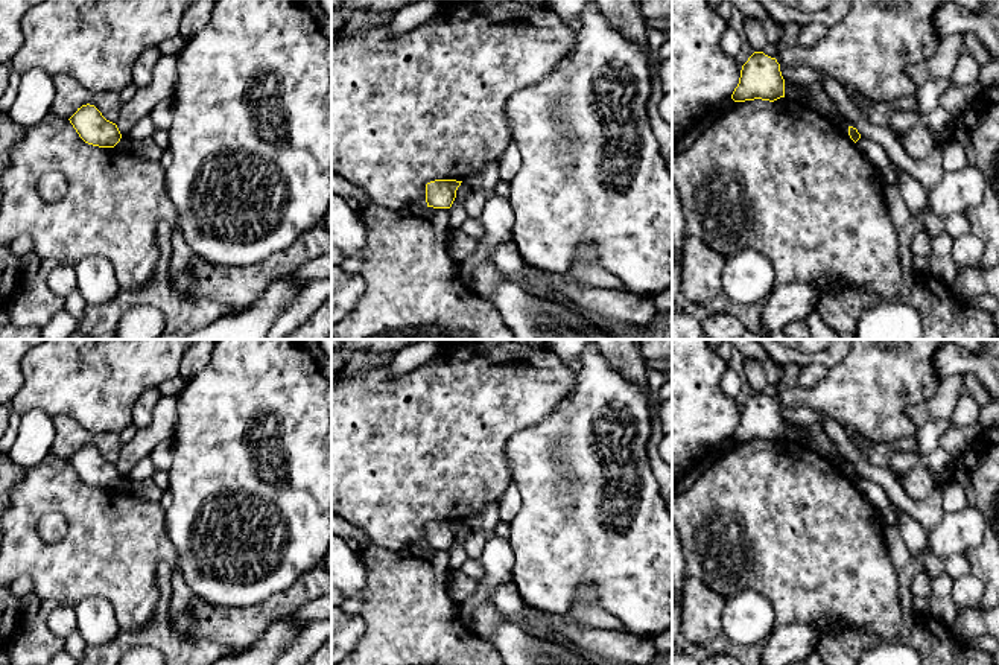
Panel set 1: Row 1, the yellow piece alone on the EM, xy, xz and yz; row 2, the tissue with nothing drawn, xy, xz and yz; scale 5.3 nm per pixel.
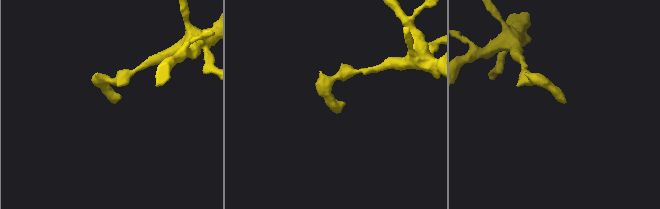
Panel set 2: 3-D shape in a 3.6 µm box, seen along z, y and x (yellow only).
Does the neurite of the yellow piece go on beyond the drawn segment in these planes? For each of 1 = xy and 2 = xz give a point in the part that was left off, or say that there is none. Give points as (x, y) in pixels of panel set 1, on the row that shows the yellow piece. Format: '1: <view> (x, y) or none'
1: none
2: none

